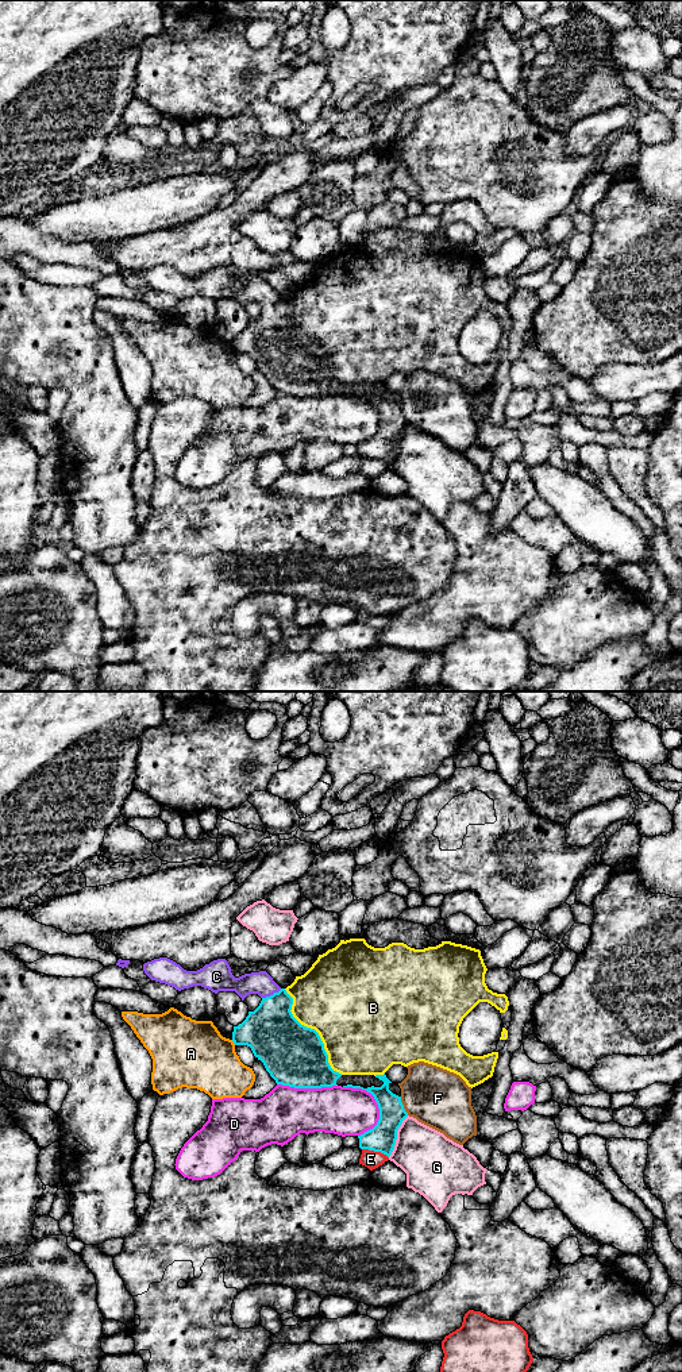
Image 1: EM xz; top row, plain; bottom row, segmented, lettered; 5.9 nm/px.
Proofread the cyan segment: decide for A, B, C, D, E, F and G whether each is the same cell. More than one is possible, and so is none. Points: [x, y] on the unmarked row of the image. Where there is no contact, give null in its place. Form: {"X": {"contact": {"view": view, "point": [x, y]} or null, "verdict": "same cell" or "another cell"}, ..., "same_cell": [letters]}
{"A": {"contact": {"view": "xz", "point": [234, 351]}, "verdict": "another cell"}, "B": {"contact": {"view": "xz", "point": [315, 339]}, "verdict": "another cell"}, "C": {"contact": {"view": "xz", "point": [273, 303]}, "verdict": "same cell"}, "D": {"contact": {"view": "xz", "point": [377, 412]}, "verdict": "another cell"}, "E": {"contact": {"view": "xz", "point": [376, 459]}, "verdict": "another cell"}, "F": {"contact": {"view": "xz", "point": [403, 415]}, "verdict": "another cell"}, "G": {"contact": {"view": "xz", "point": [396, 444]}, "verdict": "another cell"}, "same_cell": ["C"]}

